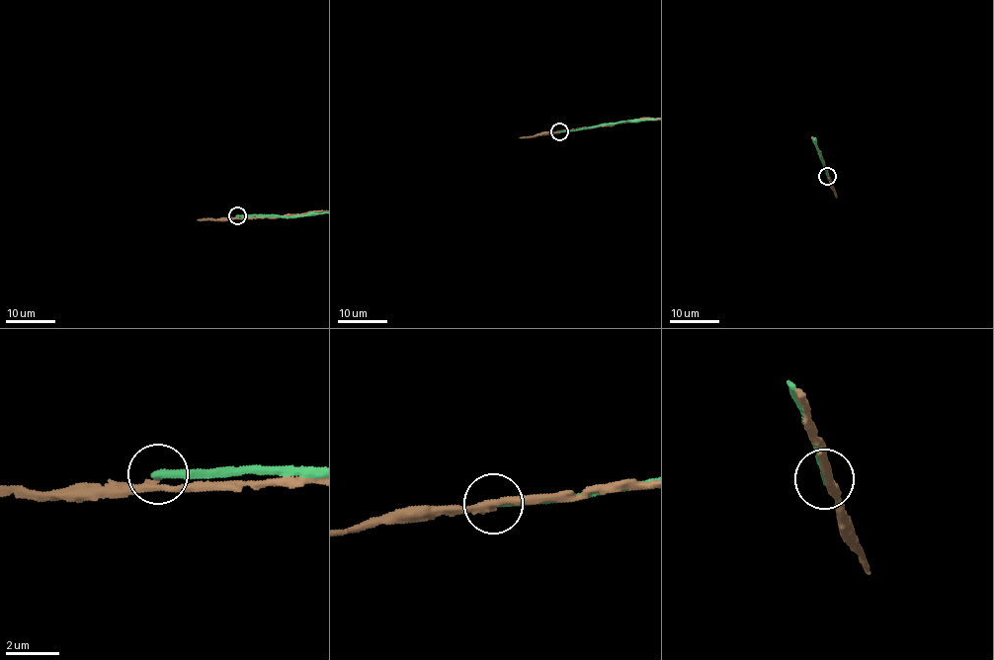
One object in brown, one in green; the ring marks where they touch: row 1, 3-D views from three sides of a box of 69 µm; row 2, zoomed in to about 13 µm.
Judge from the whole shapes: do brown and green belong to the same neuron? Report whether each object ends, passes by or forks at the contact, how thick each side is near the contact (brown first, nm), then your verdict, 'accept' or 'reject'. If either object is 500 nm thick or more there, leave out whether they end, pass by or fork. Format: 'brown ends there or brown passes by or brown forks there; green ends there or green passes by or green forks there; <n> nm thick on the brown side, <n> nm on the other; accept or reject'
brown passes by; green ends there; 240 nm thick on the brown side, 280 nm on the other; reject

